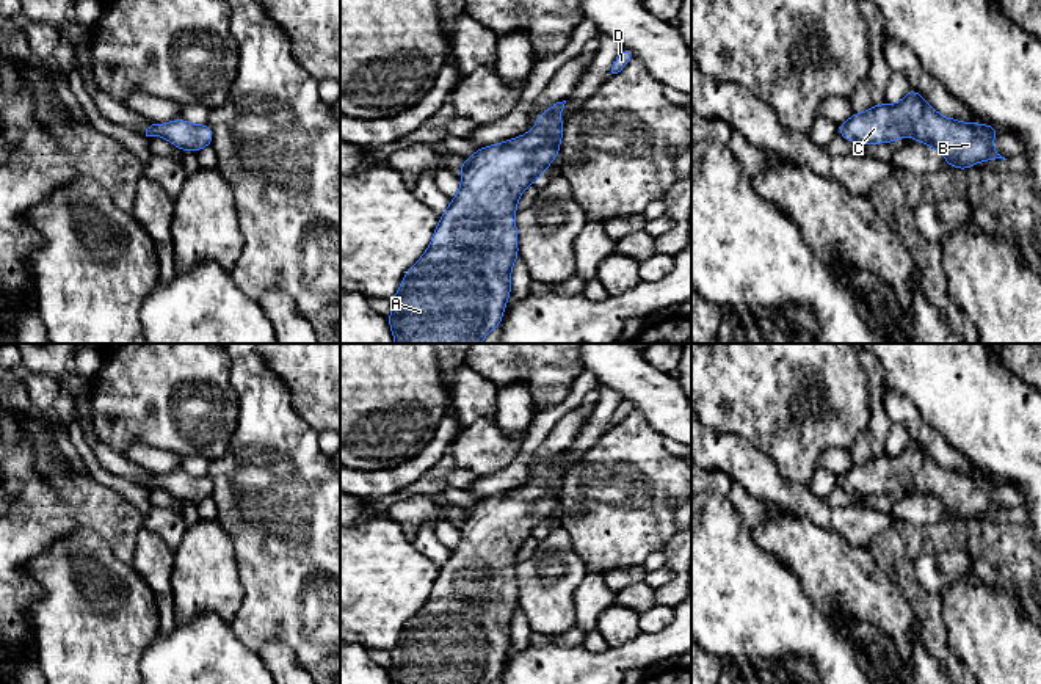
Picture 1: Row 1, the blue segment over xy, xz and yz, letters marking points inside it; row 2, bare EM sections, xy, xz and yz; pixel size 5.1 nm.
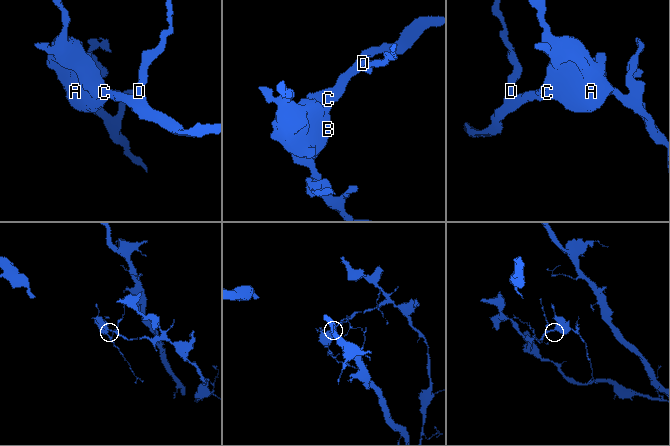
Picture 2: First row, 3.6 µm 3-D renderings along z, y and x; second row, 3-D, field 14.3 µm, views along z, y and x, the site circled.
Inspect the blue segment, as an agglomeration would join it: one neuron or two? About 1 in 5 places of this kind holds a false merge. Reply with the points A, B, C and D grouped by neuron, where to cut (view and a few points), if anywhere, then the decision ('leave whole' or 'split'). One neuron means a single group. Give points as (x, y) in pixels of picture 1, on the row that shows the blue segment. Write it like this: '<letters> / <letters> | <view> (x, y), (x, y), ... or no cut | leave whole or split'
A B C D | no cut | leave whole

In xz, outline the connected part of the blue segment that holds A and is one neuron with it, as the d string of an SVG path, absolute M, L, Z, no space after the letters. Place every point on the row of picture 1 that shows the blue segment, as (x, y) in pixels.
M566 100L542 111L528 133L508 141L477 149L464 163L458 160L461 188L452 198L433 232L431 243L422 257L406 271L398 292L390 298L392 309L387 318L395 344L481 344L481 340L502 325L506 301L511 297L511 270L519 259L517 226L514 215L522 191L541 182L541 171L550 168L560 155L560 144L566 121L557 116Z

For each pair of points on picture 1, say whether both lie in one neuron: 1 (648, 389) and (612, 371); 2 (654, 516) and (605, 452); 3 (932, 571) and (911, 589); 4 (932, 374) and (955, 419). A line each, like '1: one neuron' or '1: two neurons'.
1: one neuron
2: one neuron
3: two neurons
4: one neuron

